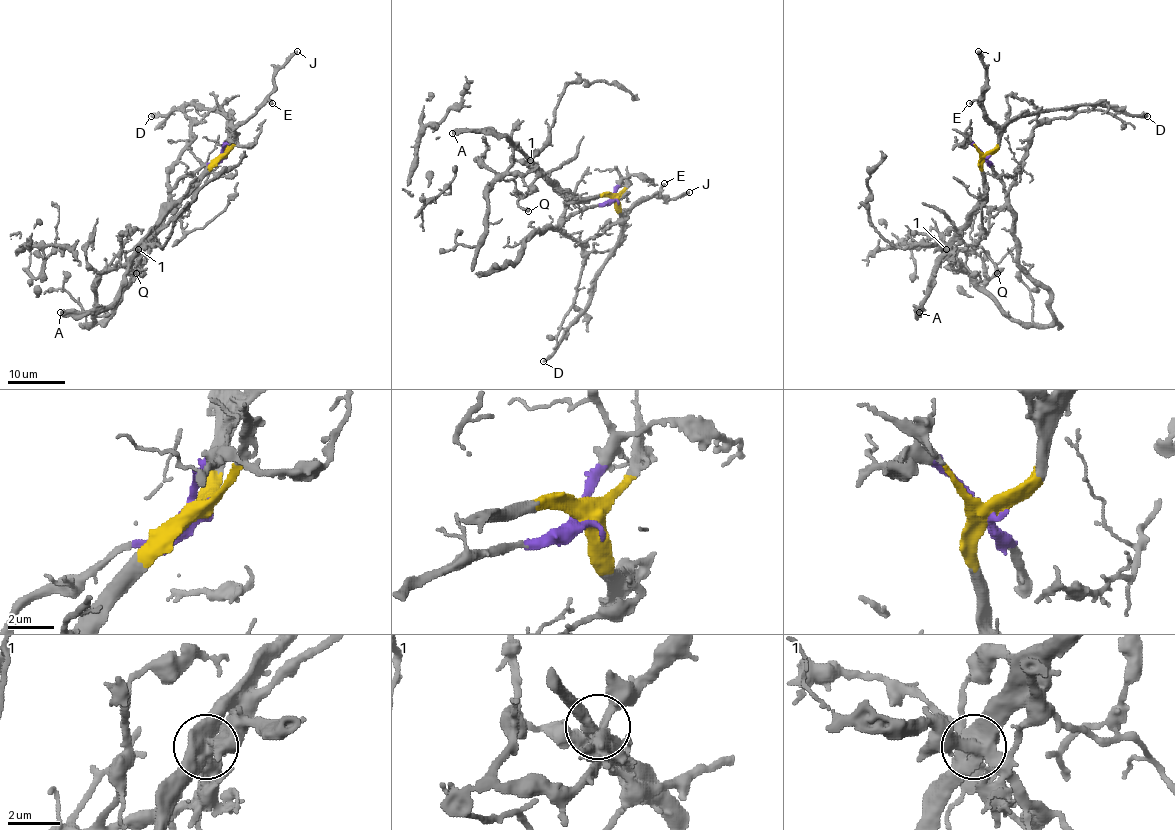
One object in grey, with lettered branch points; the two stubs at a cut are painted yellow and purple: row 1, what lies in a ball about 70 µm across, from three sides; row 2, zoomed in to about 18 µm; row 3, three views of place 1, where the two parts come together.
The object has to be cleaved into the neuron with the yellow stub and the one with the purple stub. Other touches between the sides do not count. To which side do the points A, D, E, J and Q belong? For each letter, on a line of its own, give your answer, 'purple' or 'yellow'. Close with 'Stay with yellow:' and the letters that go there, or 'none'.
A: yellow
D: yellow
E: yellow
J: yellow
Q: purple
Stay with yellow: A, D, E, J

